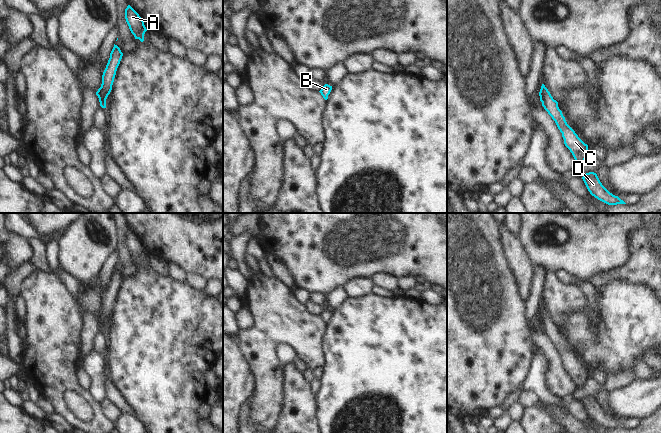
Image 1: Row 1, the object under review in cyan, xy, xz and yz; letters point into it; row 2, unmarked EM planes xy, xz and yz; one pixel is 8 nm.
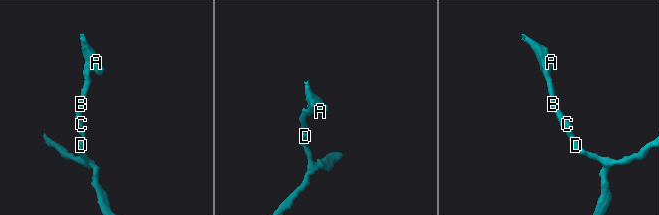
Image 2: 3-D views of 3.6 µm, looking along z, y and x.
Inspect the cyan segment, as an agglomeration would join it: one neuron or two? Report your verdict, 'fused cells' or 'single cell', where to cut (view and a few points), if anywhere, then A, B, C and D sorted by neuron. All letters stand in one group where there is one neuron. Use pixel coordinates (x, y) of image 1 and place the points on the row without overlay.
single cell; no cut; A B C D

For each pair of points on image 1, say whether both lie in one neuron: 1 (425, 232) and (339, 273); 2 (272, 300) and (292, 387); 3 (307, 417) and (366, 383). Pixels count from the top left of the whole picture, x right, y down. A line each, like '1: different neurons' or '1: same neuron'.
1: same neuron
2: different neurons
3: different neurons

